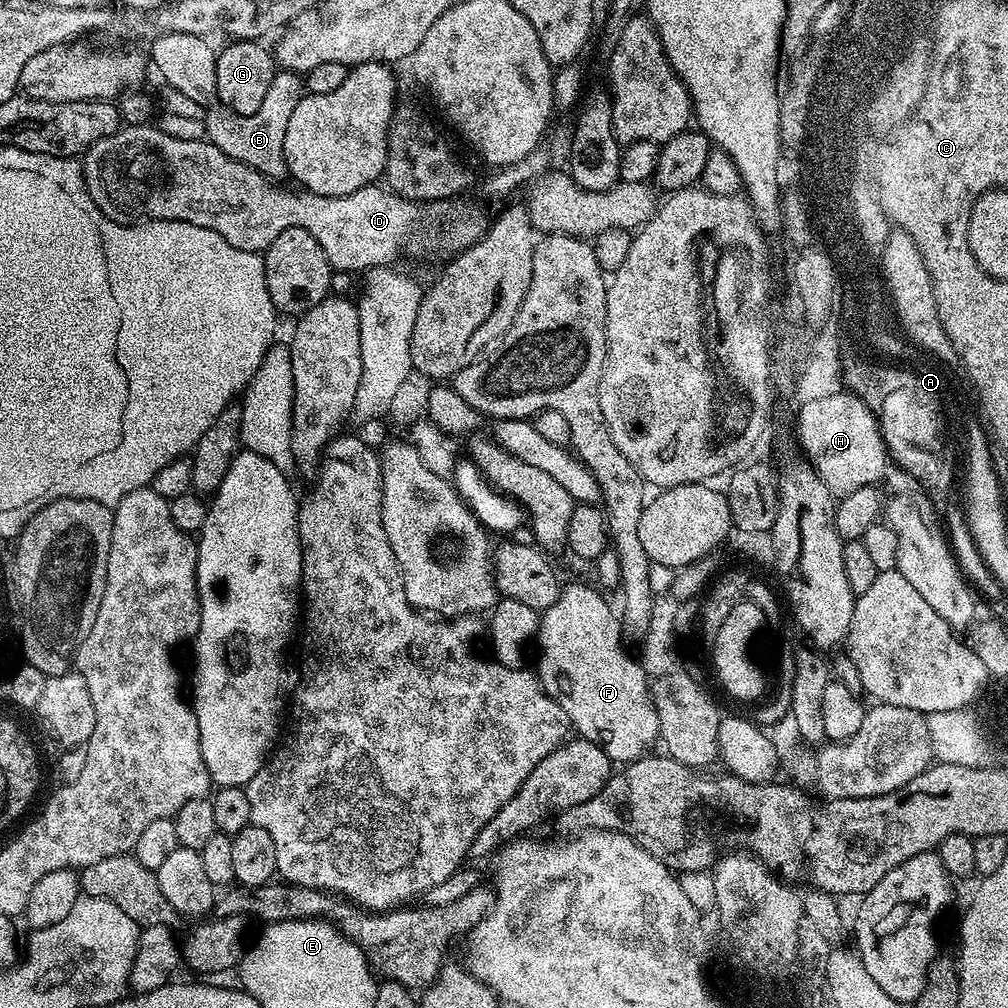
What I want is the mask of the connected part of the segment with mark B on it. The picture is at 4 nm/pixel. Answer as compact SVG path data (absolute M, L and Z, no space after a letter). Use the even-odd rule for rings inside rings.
M281 69L270 82L266 98L252 115L238 114L222 103L216 103L205 111L204 133L209 143L218 147L230 158L251 166L267 179L282 180L287 177L287 164L284 160L284 146L290 117L298 102L306 94L303 77L291 70Z

